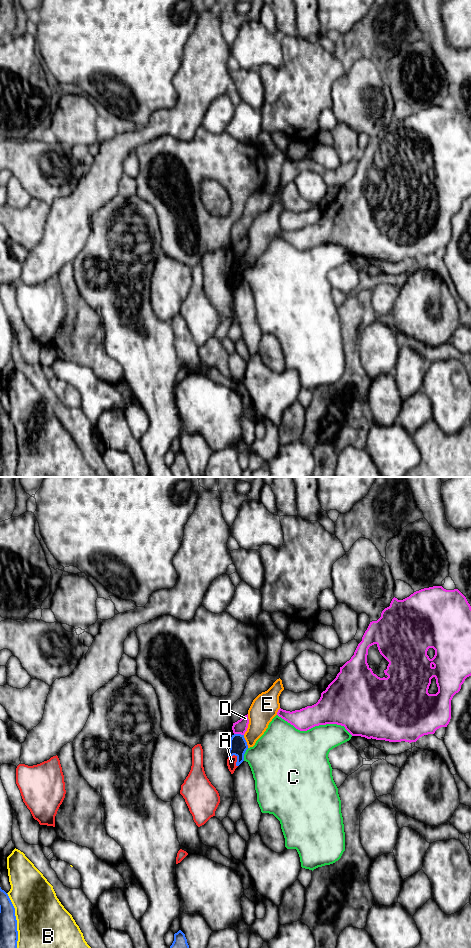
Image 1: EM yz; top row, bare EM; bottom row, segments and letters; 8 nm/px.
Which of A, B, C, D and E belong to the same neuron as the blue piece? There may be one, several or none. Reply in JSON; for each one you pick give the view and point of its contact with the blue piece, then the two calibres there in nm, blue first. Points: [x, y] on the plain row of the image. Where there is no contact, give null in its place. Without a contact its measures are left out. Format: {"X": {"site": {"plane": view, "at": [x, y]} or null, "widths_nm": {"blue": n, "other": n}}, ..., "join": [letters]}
{"join": []}

